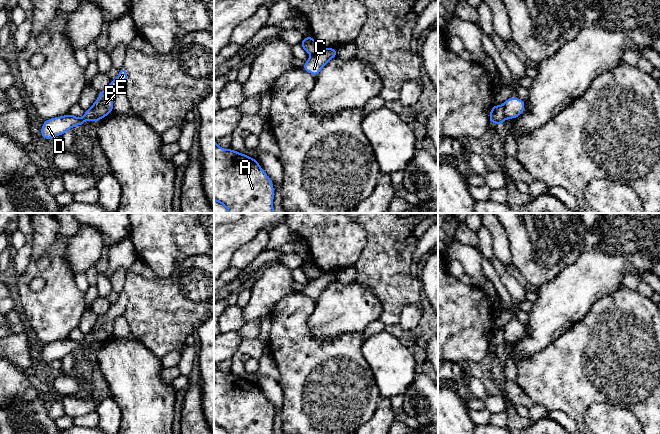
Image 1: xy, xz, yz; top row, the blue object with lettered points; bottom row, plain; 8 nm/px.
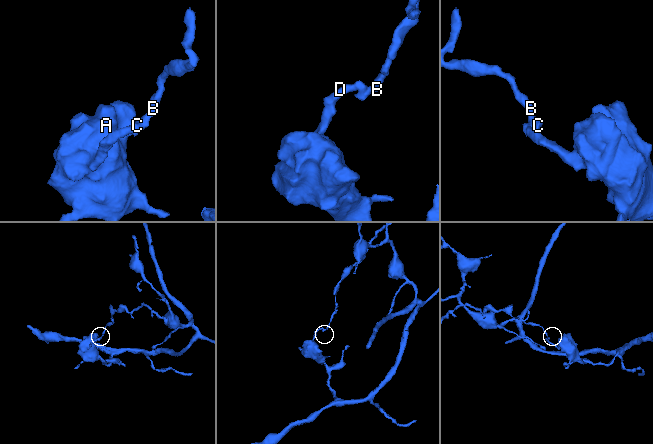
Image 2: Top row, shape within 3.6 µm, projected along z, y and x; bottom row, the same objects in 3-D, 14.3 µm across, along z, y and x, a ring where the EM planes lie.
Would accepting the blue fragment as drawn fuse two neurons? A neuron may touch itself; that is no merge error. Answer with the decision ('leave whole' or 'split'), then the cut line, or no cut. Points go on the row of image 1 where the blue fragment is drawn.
split; cut in yz along (501, 106), (505, 118)

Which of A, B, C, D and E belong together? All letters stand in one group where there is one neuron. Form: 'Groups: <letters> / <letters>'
Groups: A D / B C E

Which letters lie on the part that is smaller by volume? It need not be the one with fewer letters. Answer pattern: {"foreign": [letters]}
{"foreign": ["B", "C", "E"]}

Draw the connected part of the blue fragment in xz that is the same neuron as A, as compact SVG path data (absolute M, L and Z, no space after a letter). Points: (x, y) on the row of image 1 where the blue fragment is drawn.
M214 139L214 201L224 205L228 213L275 213L273 209L274 187L257 160L246 154L222 149Z

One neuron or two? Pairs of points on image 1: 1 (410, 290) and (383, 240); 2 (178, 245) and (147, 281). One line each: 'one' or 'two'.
1: one
2: two

